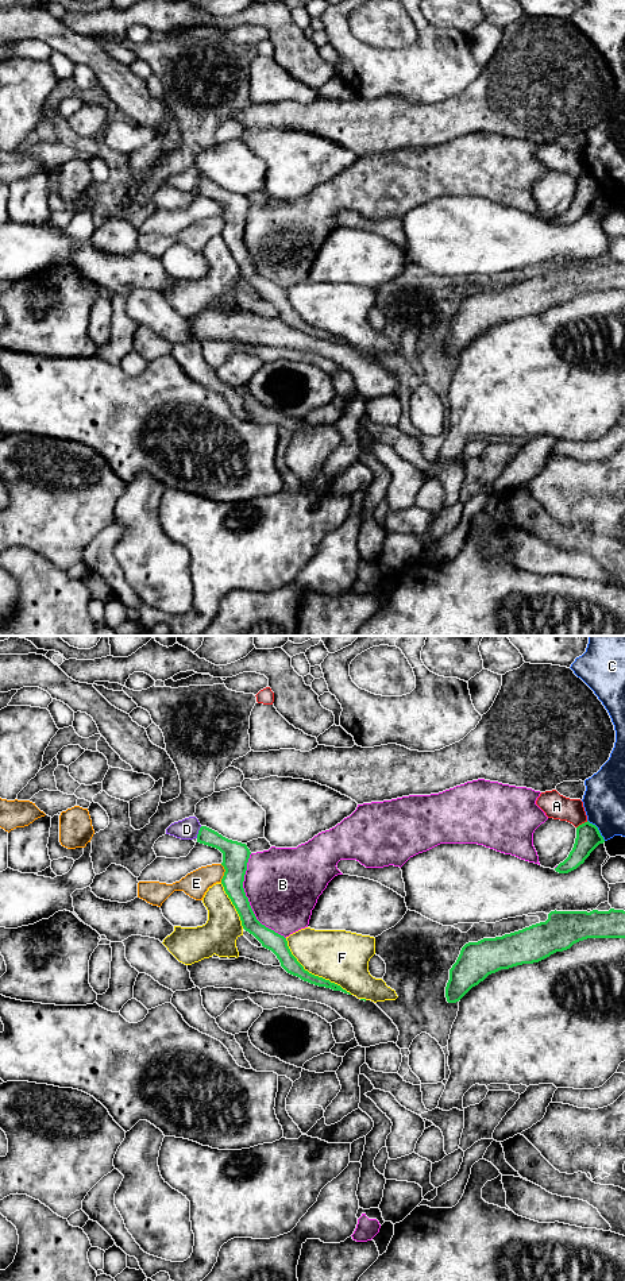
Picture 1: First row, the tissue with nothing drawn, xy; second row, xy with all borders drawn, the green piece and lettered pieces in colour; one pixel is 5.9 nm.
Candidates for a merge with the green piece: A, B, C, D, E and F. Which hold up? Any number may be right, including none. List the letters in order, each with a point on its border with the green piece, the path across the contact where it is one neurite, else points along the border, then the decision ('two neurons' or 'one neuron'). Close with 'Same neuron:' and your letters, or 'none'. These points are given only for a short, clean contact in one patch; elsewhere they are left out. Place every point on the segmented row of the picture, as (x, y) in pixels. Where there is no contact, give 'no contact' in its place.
A: meets green in xy at (582, 824); border along xy (587, 821), (577, 828); two neurons
B: meets green in xy at (247, 901); two neurons
C: meets green in xy at (597, 829); two neurons
D: meets green in xy at (199, 832); runs through xy (234, 853), (223, 844), (199, 832), (186, 829); one neuron
E: meets green in xy at (224, 874); two neurons
F: meets green in xy at (313, 975); two neurons
Same neuron: D

